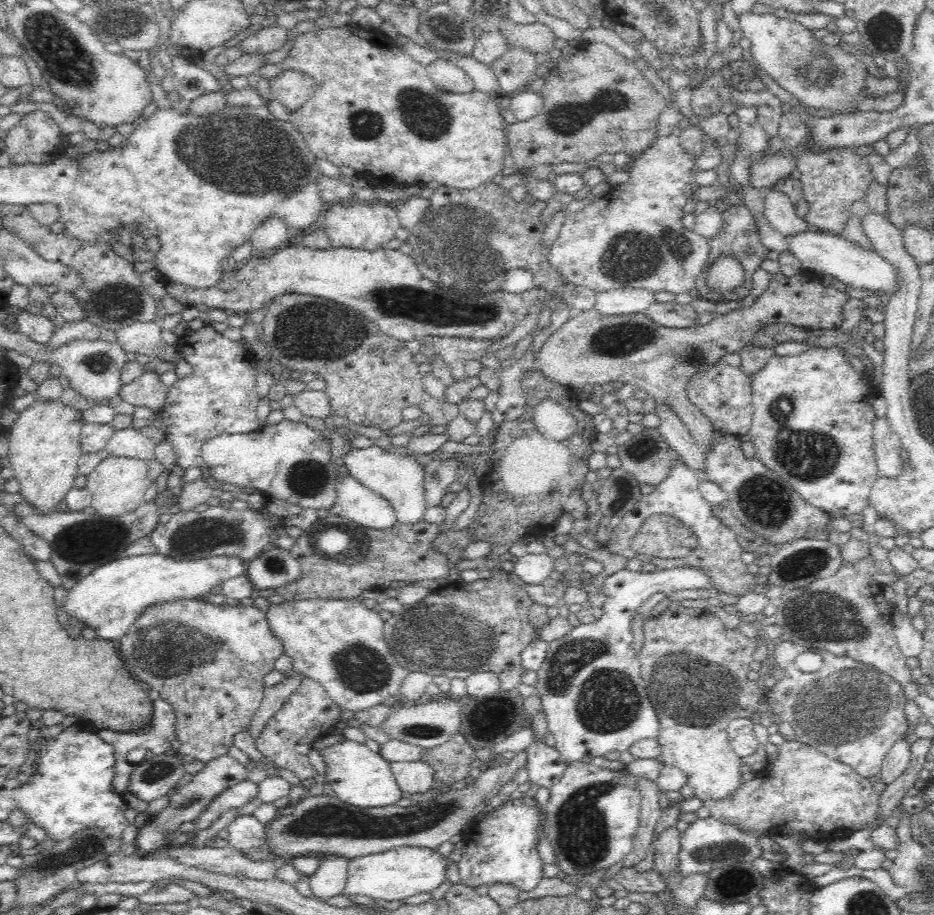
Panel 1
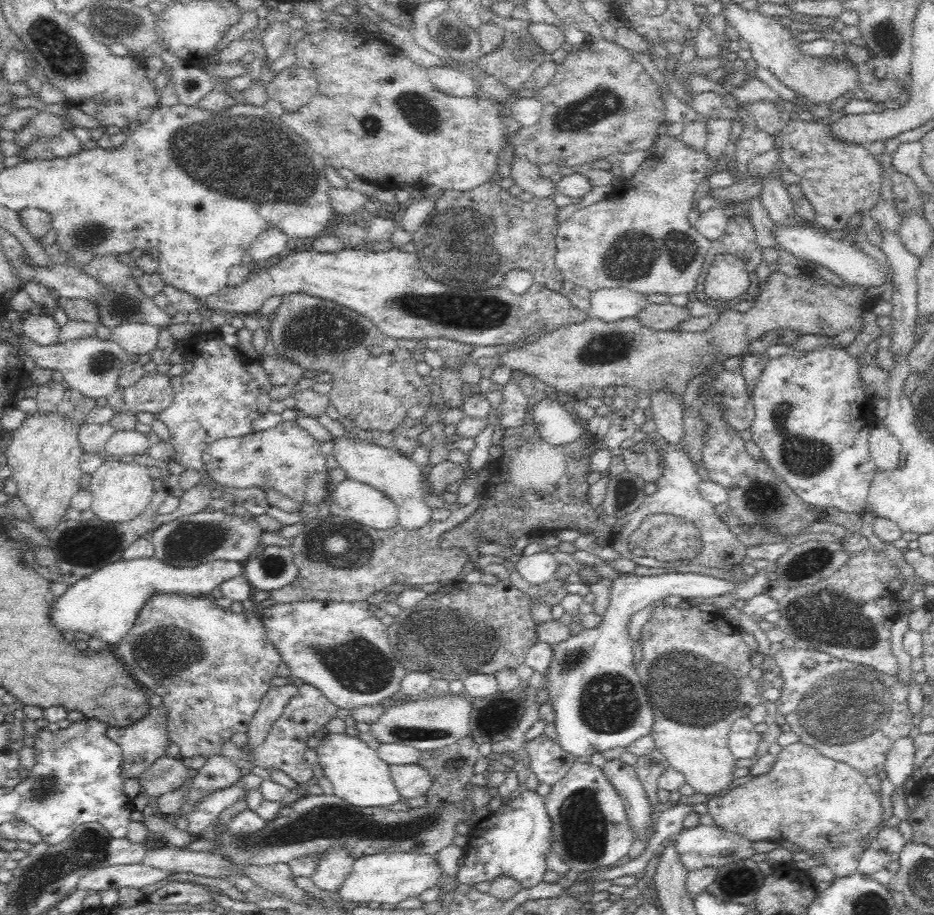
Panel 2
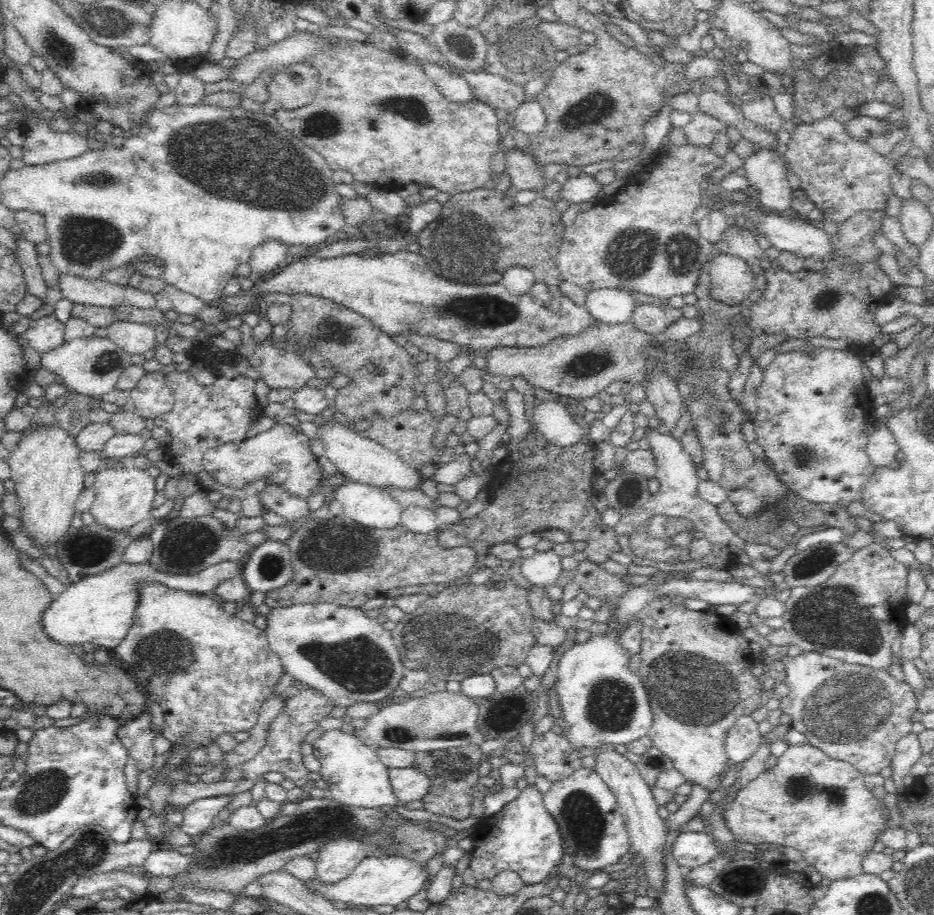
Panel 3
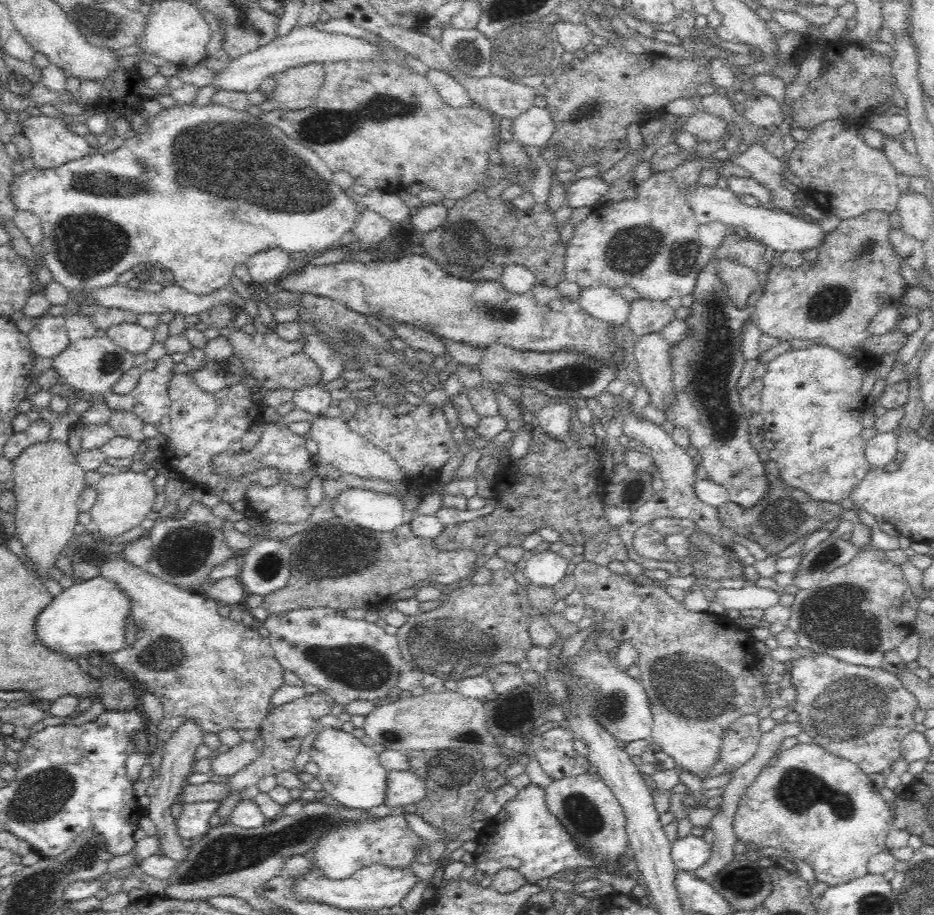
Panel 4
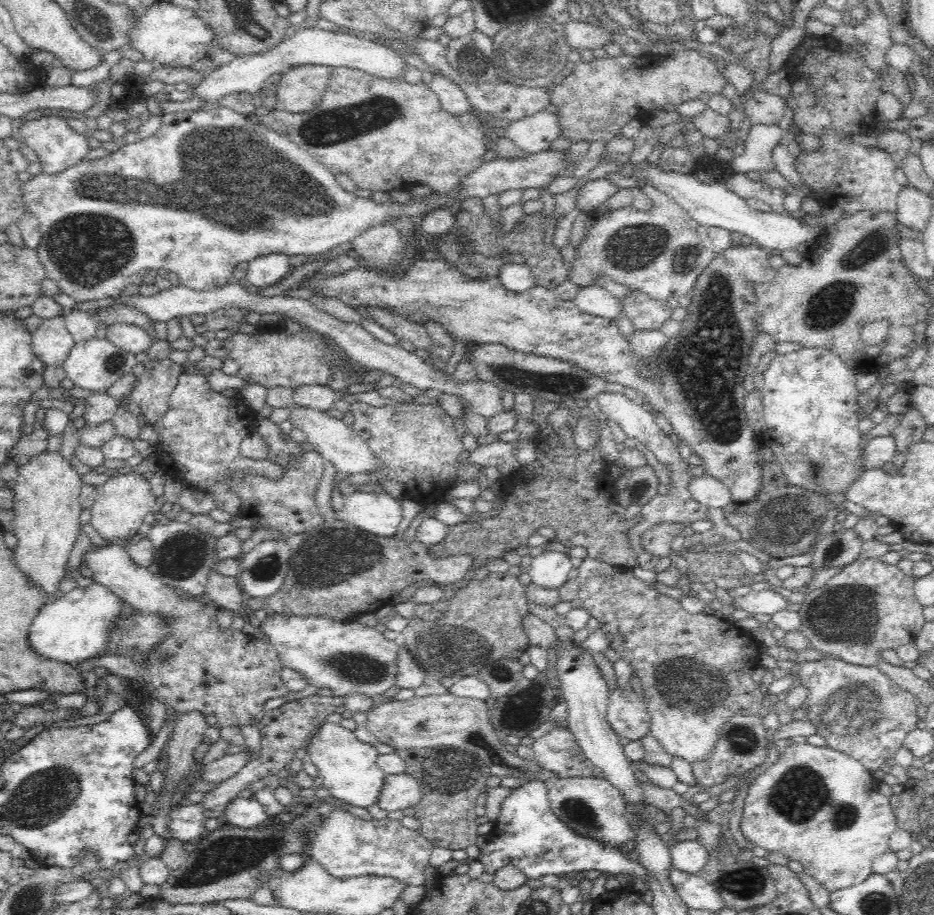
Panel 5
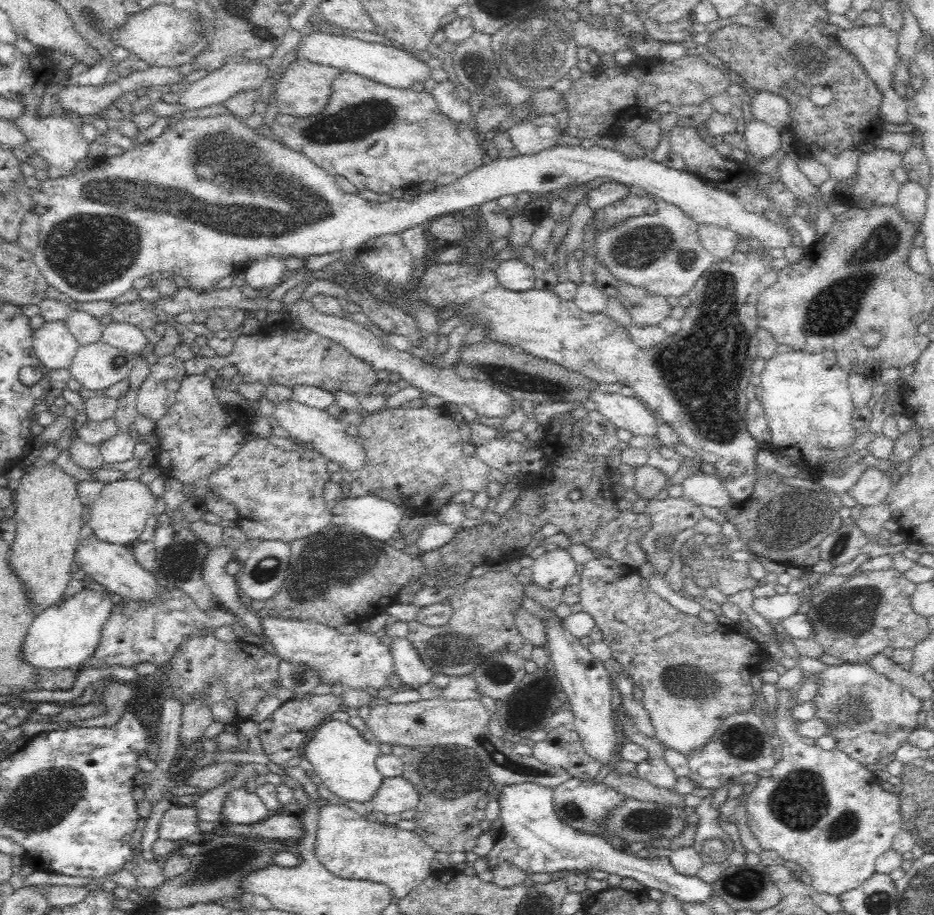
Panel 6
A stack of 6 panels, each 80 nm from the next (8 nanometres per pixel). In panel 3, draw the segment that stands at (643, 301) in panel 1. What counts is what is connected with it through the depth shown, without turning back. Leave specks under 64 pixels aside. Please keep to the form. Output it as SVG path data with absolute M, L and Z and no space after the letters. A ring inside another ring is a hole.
M594 288L586 292L583 304L594 320L605 325L630 323L636 305L623 288Z

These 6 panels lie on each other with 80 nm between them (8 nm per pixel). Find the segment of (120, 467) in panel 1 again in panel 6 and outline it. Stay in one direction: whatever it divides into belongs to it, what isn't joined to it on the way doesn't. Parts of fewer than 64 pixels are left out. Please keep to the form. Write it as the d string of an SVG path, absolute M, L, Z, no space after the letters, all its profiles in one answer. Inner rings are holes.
M138 479L117 480L104 485L98 500L91 505L88 524L93 536L102 542L130 547L139 541L148 519L154 516L156 497L151 493L149 485Z

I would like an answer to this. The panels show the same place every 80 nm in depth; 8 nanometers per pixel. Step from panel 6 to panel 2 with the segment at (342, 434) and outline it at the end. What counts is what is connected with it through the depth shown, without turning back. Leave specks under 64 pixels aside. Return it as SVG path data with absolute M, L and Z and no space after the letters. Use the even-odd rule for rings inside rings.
M346 436L335 437L334 447L330 454L342 471L346 473L346 478L368 484L387 494L397 506L398 525L405 530L420 530L430 526L432 521L432 509L424 502L425 494L422 491L421 469L404 455L398 454L388 445L374 444Z

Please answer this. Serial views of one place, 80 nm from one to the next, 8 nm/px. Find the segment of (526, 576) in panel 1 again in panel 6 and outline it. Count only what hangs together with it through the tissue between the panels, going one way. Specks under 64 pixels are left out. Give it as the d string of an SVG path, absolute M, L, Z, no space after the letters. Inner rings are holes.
M567 549L546 551L534 559L531 567L533 583L546 590L565 588L570 578L577 574L576 565Z

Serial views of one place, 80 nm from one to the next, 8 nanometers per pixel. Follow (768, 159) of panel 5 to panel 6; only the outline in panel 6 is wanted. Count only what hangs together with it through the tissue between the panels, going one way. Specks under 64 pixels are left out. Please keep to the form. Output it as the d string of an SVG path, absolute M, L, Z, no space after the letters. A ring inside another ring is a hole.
M752 117L741 123L740 130L753 160L761 161L779 150L781 132L766 122Z

